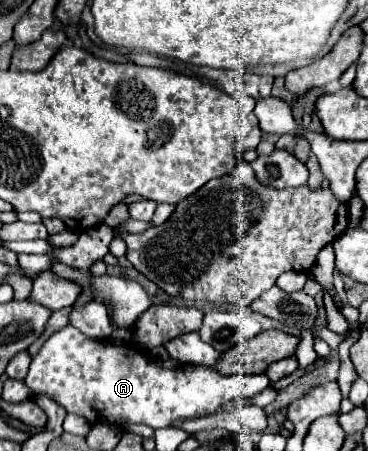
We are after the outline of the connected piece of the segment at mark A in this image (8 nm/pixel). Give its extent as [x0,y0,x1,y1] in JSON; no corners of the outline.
[25,326,271,430]

